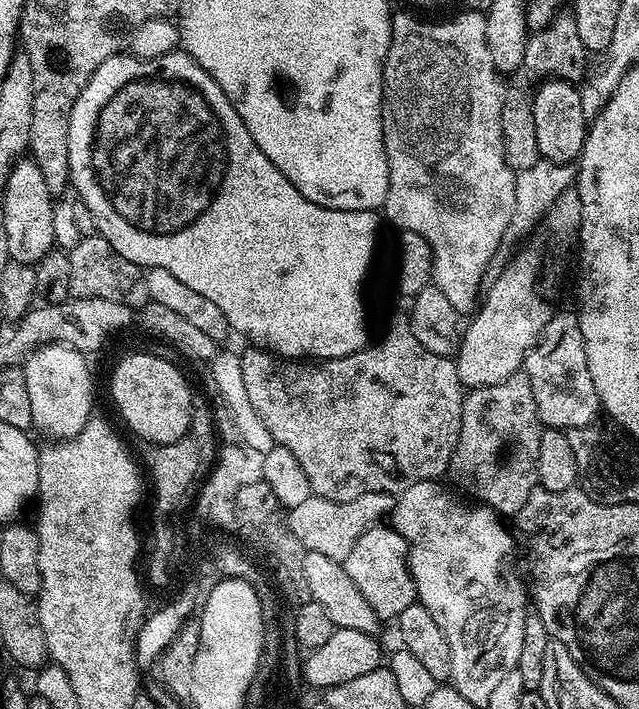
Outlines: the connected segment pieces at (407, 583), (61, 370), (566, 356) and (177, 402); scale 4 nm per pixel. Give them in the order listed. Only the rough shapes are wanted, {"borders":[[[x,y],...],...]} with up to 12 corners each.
{"borders":[[[381,522],[342,563],[381,621],[417,603],[408,544]],[[47,344],[24,361],[32,425],[77,436],[92,412],[87,357]],[[549,315],[524,359],[544,428],[601,411],[580,317]],[[122,357],[112,400],[149,444],[188,433],[193,395],[170,361]]]}

